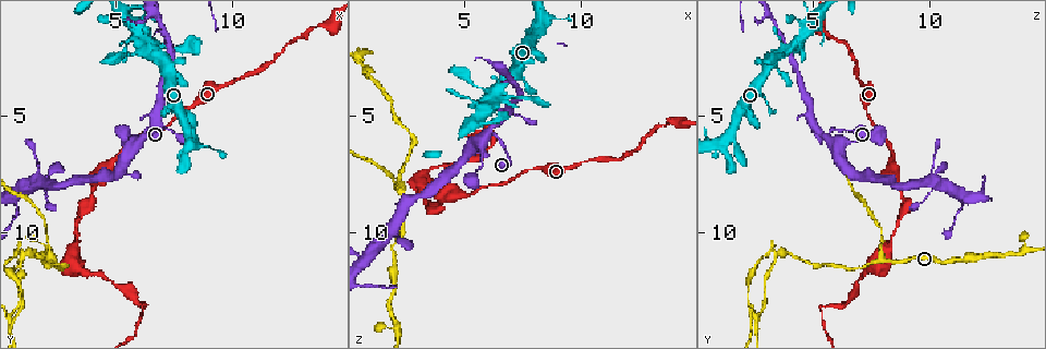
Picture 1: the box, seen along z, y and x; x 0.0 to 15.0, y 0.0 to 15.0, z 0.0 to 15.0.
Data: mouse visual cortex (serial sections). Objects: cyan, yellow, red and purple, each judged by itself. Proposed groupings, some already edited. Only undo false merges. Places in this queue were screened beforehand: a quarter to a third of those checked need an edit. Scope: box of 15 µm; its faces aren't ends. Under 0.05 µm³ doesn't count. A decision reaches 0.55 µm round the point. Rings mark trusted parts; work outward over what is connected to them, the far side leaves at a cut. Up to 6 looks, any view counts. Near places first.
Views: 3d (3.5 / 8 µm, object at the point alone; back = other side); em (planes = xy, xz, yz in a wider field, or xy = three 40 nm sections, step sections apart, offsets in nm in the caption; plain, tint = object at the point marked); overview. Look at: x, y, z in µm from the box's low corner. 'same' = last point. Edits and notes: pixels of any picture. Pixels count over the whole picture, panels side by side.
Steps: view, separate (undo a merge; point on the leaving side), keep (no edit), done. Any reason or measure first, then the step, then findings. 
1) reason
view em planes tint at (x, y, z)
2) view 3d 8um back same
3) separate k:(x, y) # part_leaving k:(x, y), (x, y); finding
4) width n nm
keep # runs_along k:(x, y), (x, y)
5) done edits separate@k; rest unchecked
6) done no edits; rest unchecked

thick turns thin
view 3d 8um at (8.1, 4.7, 7.2)

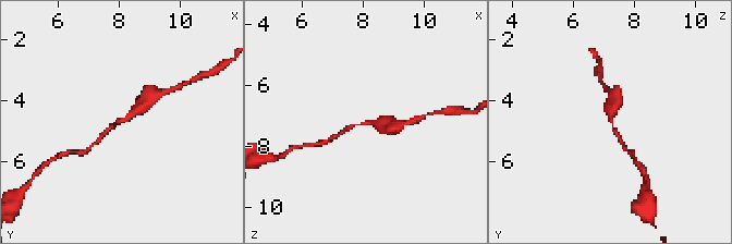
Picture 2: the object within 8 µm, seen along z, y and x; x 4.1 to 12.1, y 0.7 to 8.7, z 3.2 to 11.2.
closer look
view 3d 3.5um at (8.1, 4.6, 7.3)

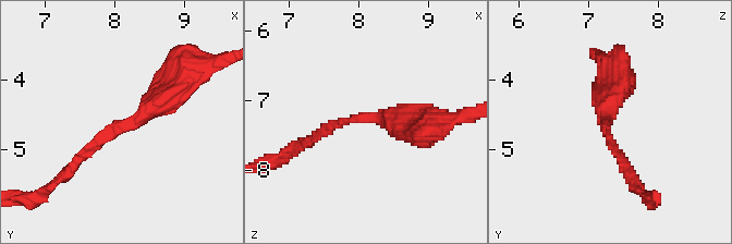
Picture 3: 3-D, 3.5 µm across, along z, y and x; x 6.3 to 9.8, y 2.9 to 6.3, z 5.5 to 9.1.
arm_widths 150, 400 nm; need the tissue
view em xy step 2 tint at (8.10, 4.65, 7.25)

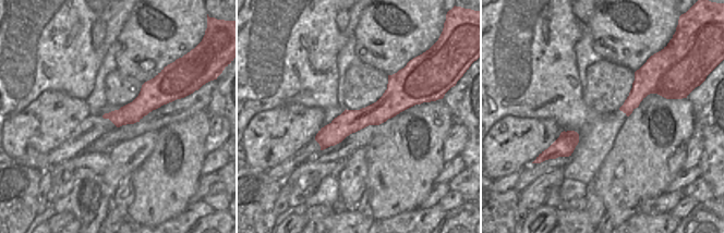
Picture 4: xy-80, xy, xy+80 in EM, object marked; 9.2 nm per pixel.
keep # runs_along 4:(405, 84), (323, 146); continuous, no second cell

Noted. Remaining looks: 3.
sudden change in width
view 3d 8um at (6.2, 5.8, 5.6)

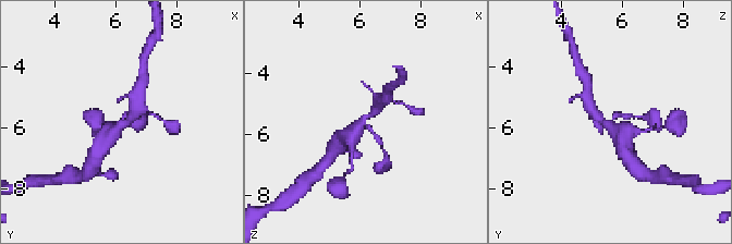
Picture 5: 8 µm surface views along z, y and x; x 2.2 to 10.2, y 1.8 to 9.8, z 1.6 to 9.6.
closer look
view 3d 3.5um at (6.2, 5.8, 5.7)

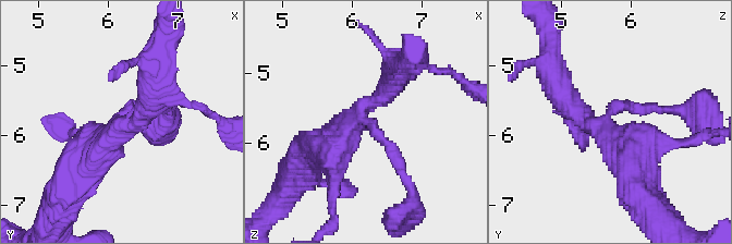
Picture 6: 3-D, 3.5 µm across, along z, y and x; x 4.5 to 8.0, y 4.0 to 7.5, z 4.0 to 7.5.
arms 3; arm_widths 200, 350, 500 nm
view em xy step 2 tint at (6.15, 5.80, 5.65)

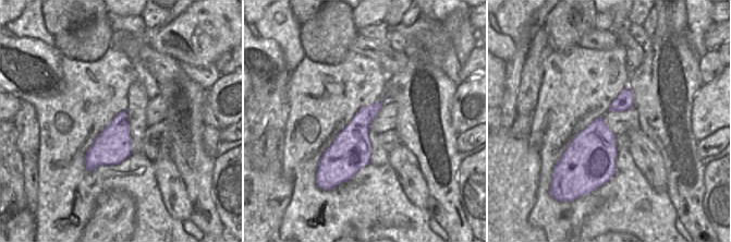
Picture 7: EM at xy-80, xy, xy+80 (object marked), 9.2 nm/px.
keep # runs_along 6:(156, 110), (130, 107), (76, 174); one cell here

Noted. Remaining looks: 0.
done no edits; rest unchecked

